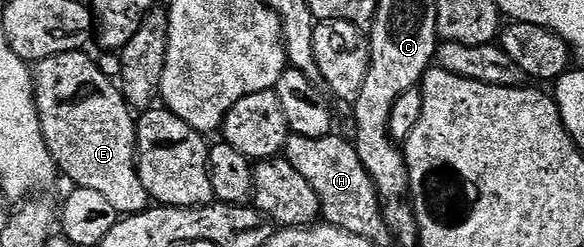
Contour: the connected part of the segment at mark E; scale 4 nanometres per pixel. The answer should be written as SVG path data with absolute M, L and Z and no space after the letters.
M84 50L68 51L67 53L59 53L55 57L47 57L36 64L35 70L32 72L33 78L33 98L37 101L37 116L39 117L39 125L43 129L43 137L47 141L47 149L51 153L51 157L55 161L58 172L62 176L65 175L70 179L70 184L82 187L83 189L95 189L95 193L103 193L103 197L107 197L107 201L111 201L118 216L124 217L127 215L138 215L150 206L151 200L147 189L143 189L141 178L137 176L137 124L135 122L134 112L131 110L128 103L125 102L125 97L121 93L121 88L116 82L113 83L97 68L97 63L91 56L85 55Z

